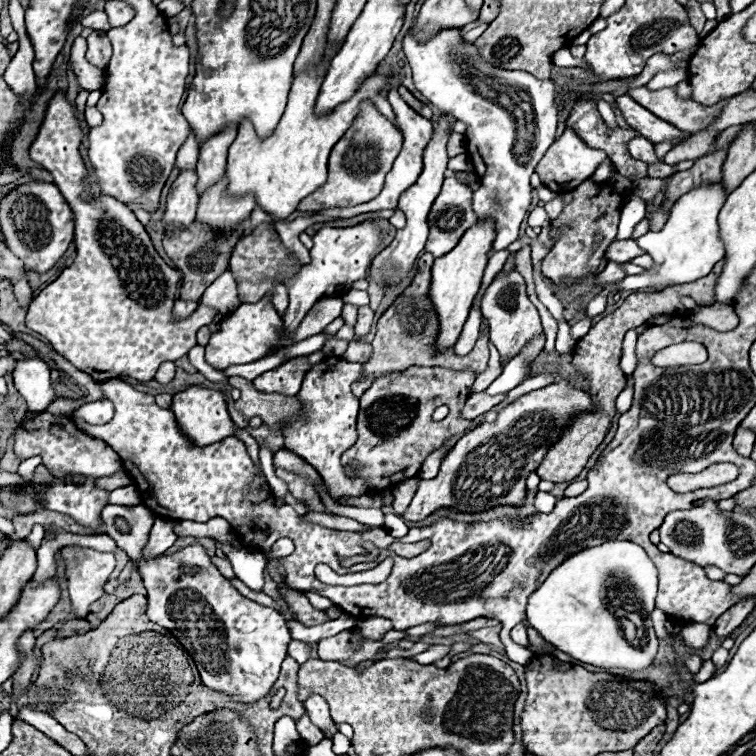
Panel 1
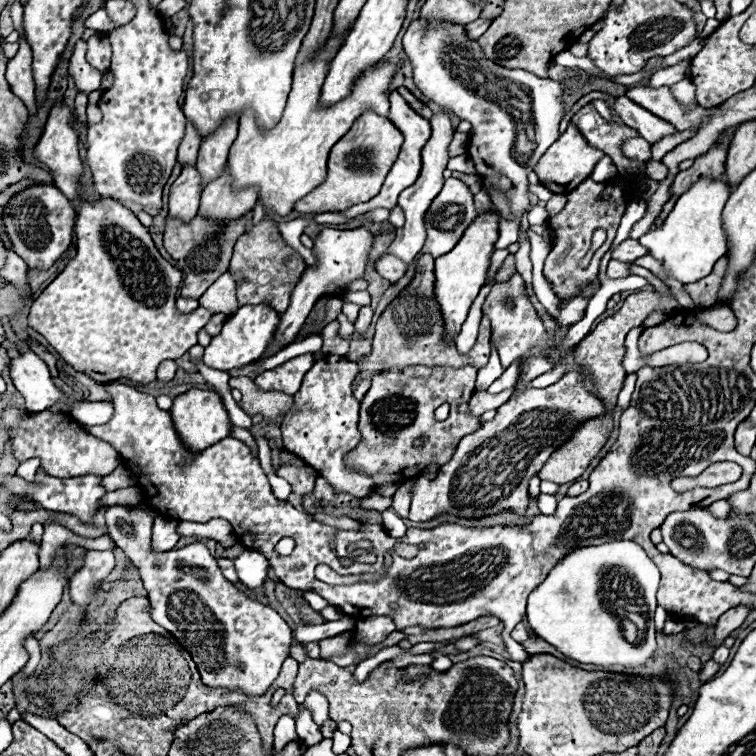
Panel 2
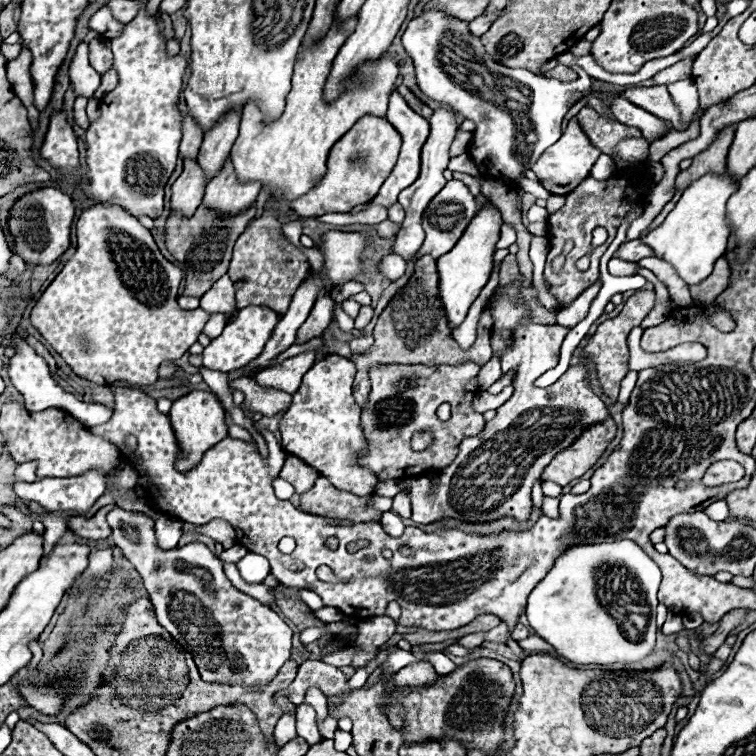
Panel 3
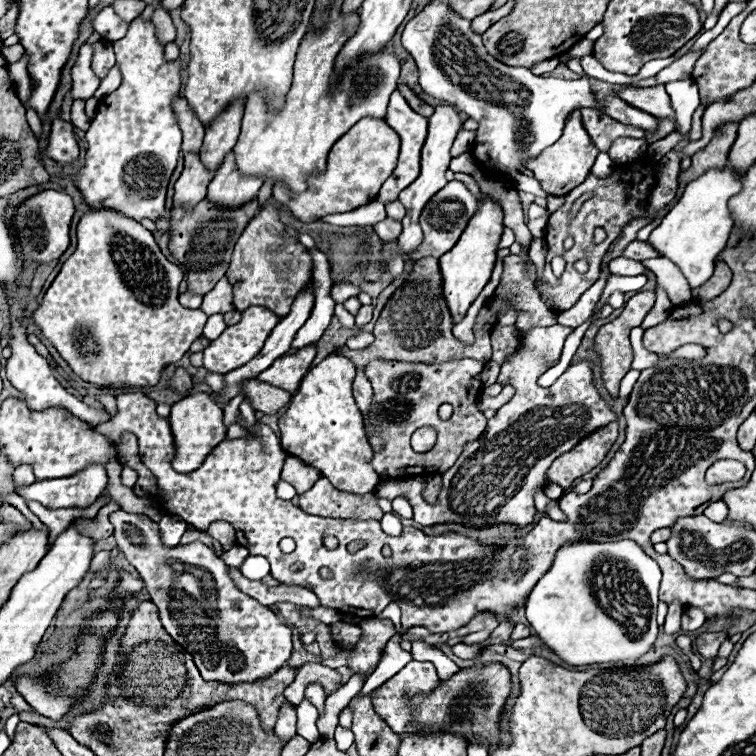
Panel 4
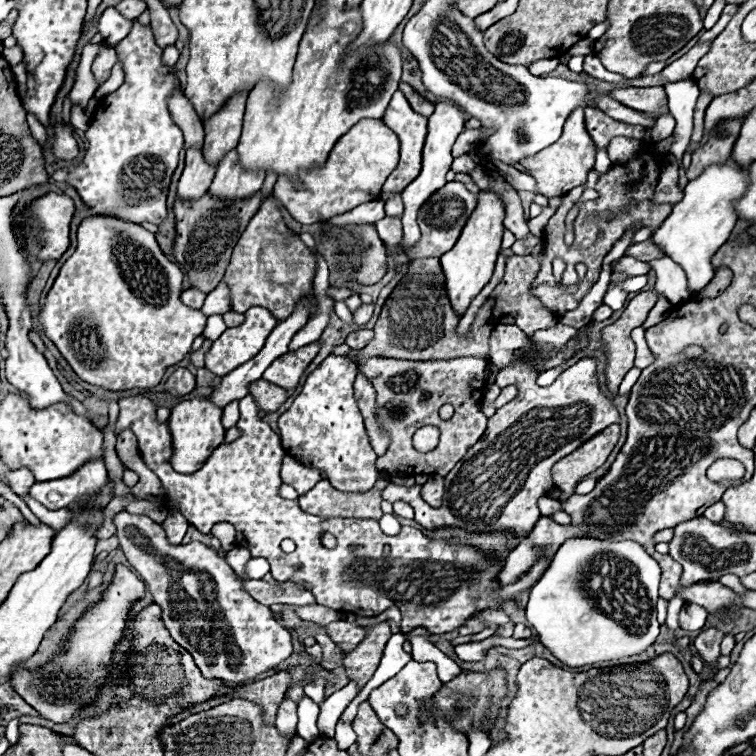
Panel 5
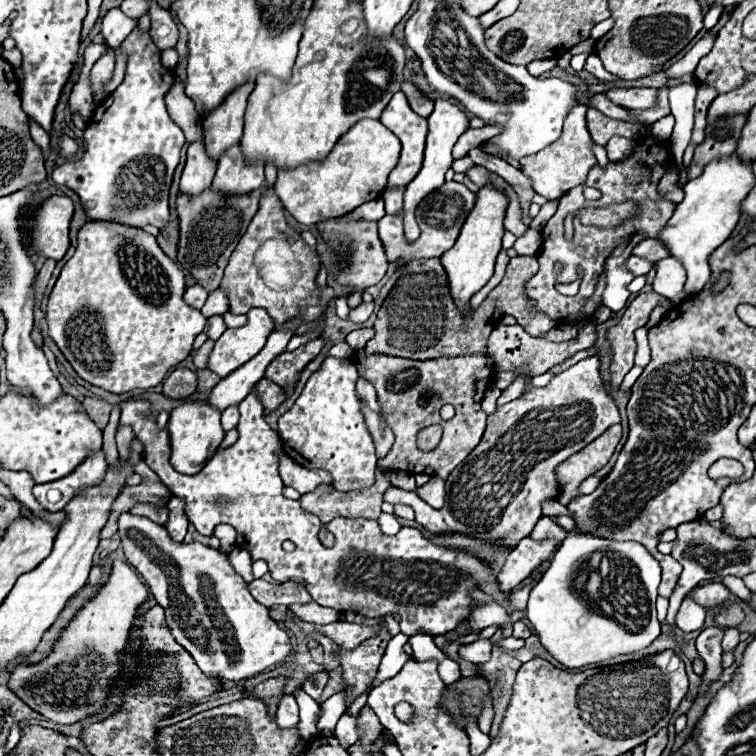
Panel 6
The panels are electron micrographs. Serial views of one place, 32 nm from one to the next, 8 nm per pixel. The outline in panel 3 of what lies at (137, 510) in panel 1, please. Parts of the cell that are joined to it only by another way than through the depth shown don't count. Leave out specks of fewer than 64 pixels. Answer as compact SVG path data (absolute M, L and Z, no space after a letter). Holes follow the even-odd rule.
M114 508L106 514L106 520L112 530L114 544L124 552L124 556L136 566L142 576L144 588L148 590L150 602L154 606L154 616L160 626L164 626L172 638L192 654L200 676L208 684L226 684L226 686L244 686L262 690L266 688L282 664L290 658L292 650L292 630L290 626L266 604L256 598L236 590L232 582L226 578L222 570L222 562L208 550L202 542L192 542L182 548L160 550L156 548L154 538L154 520L142 512L128 512L122 508Z

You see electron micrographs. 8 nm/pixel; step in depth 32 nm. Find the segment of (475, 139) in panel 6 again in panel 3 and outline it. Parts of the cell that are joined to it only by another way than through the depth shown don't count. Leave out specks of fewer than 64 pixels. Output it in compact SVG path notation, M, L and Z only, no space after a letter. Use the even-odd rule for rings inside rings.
M458 130L456 138L454 138L452 146L450 146L450 154L452 154L452 156L460 156L462 152L466 152L466 150L468 150L468 144L470 144L470 138L472 138L472 132L462 132L462 130Z

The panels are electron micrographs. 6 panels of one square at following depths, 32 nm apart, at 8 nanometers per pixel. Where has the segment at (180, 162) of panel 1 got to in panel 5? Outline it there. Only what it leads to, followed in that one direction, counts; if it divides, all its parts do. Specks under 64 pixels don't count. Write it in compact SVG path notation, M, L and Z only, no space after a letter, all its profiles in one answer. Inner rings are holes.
M180 88L170 98L170 112L174 116L174 122L184 132L184 150L200 148L202 146L202 140L204 140L202 120L198 118L198 114L194 114L194 108L190 108L188 98L182 94Z

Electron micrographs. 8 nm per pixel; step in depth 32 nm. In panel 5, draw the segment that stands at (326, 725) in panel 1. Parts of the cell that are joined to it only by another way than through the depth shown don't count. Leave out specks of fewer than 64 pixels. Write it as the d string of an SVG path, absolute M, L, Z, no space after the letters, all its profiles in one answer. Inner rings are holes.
M314 680L314 682L306 684L304 692L306 692L306 696L312 702L316 702L318 706L322 706L322 702L324 702L324 680Z

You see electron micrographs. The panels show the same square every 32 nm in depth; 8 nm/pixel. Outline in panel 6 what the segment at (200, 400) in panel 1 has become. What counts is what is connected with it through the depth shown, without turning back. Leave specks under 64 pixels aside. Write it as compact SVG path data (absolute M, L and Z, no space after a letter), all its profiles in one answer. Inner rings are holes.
M184 402L182 406L174 408L170 412L168 432L170 432L170 444L172 444L172 466L180 474L196 474L212 456L214 450L218 450L218 444L224 440L224 430L220 426L220 410L206 402Z

